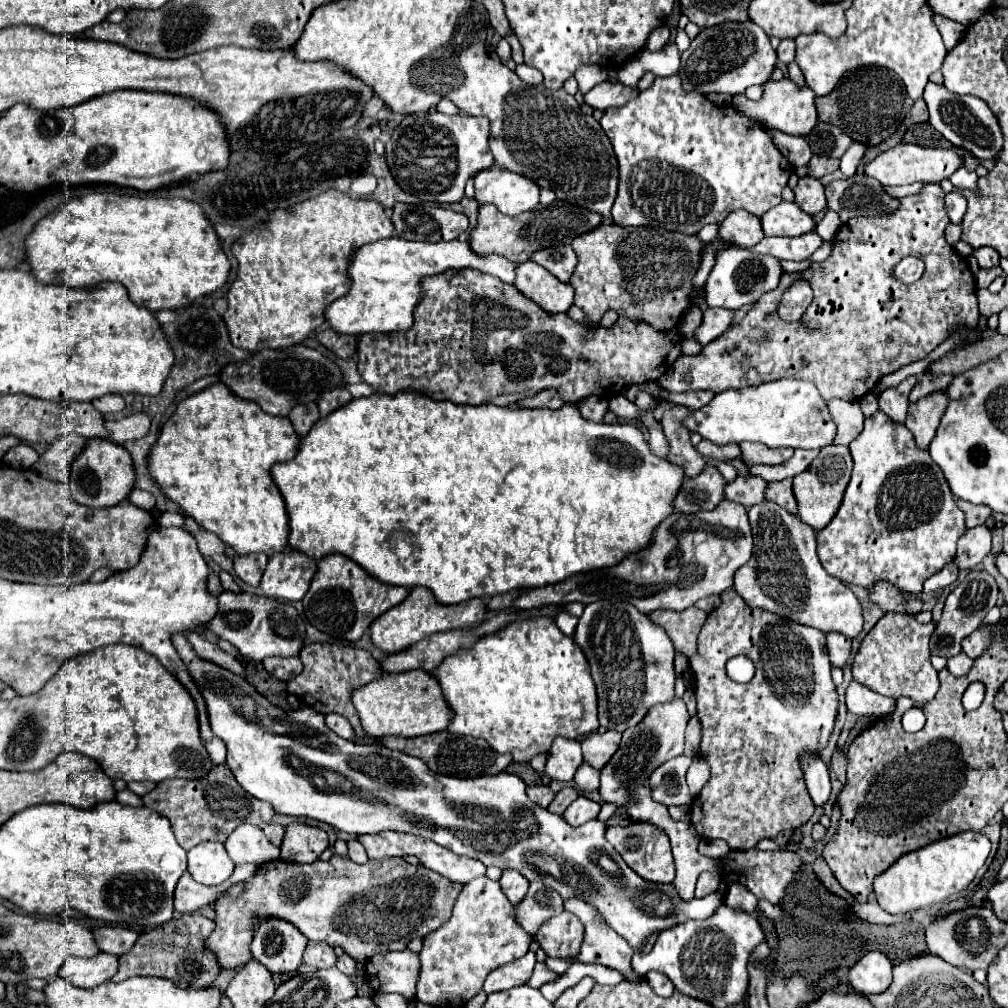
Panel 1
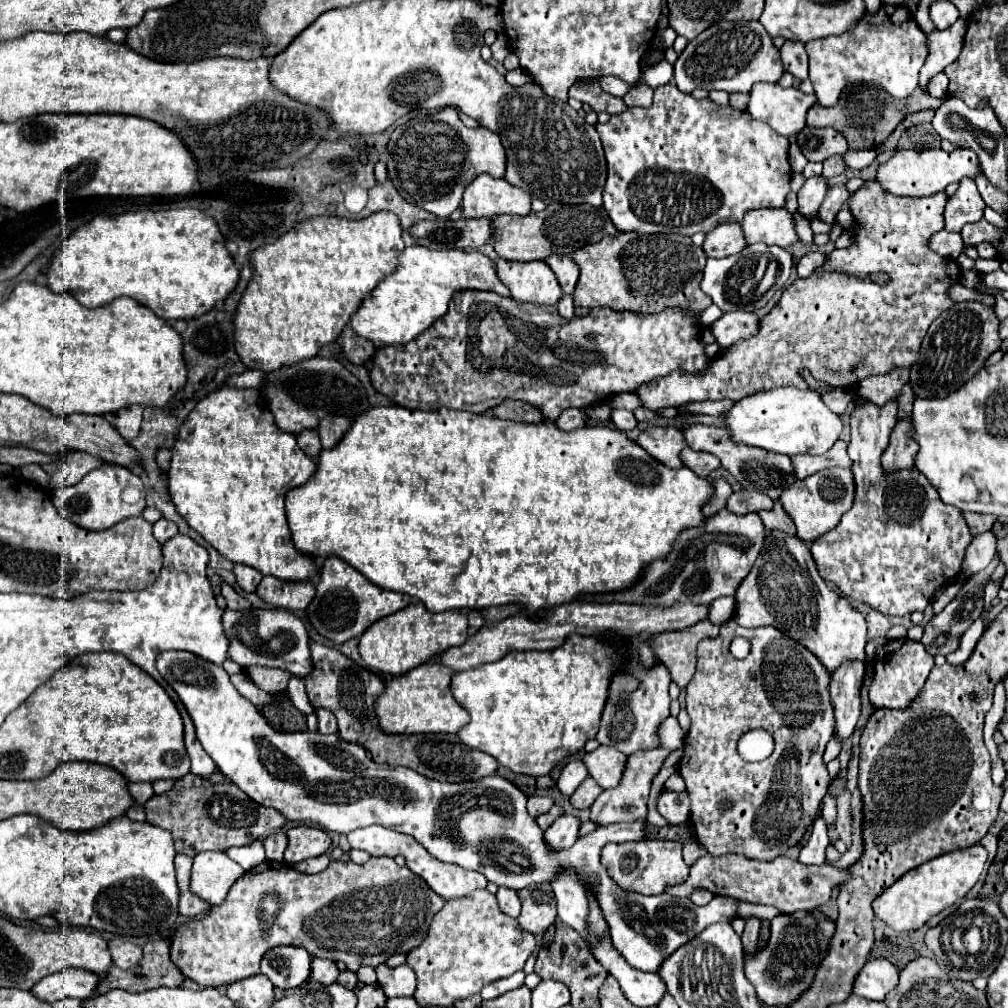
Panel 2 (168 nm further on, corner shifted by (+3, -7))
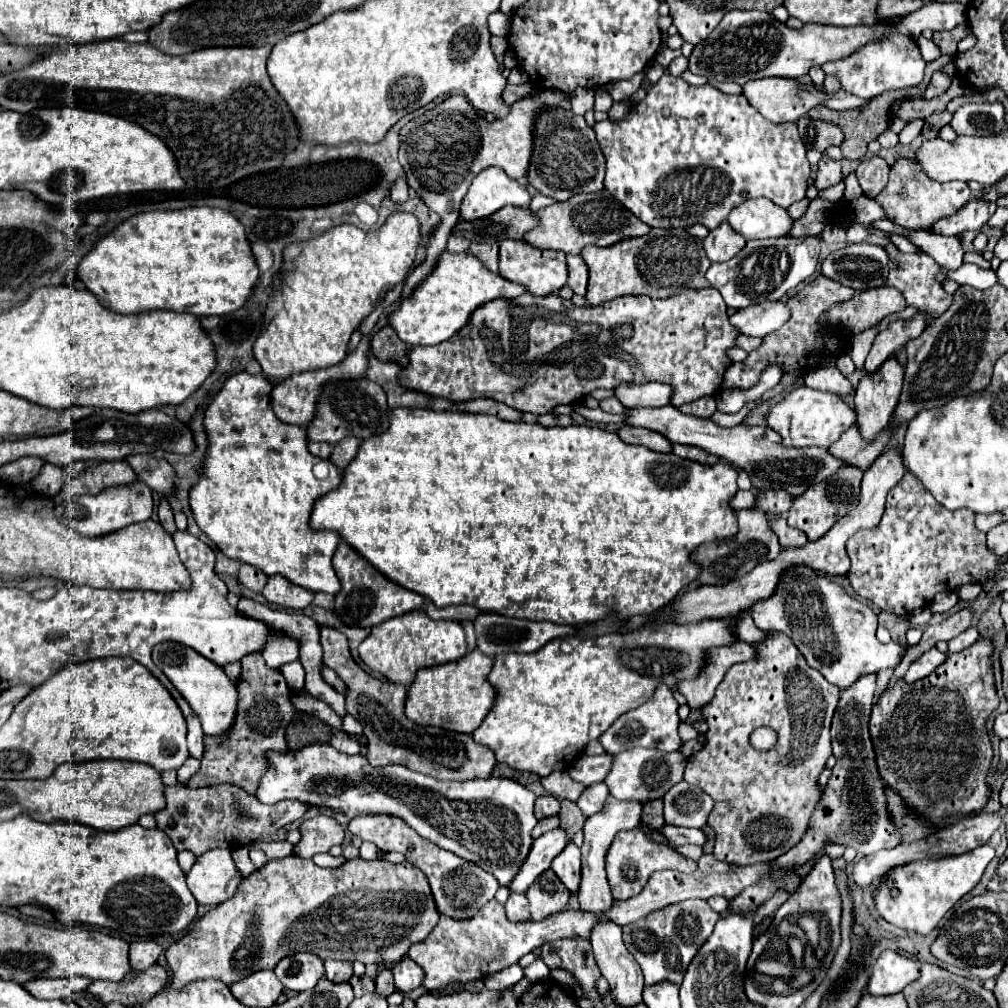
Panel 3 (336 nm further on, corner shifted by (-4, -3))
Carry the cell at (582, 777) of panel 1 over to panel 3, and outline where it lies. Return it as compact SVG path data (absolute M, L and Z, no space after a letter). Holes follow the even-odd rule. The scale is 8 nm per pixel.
M595 783L595 787L589 787L577 801L581 813L585 817L591 817L595 813L599 813L605 805L605 799L607 799L609 791L607 791L607 785L605 783Z

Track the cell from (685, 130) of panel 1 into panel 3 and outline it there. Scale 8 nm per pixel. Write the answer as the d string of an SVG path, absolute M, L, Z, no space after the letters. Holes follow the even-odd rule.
M665 73L647 97L633 105L623 121L601 121L593 127L605 155L605 189L649 227L691 227L695 223L715 229L727 219L727 211L755 197L767 197L787 209L805 197L811 165L795 123L771 123L747 105L743 95L725 95L713 85L693 87Z

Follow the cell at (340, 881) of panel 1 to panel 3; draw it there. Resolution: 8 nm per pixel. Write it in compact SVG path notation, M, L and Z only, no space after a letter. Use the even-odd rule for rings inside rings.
M289 855L283 859L267 861L265 867L253 871L239 883L237 893L225 903L211 909L201 917L187 935L173 943L167 951L167 963L173 971L171 989L181 989L187 983L203 977L223 981L227 987L249 977L261 969L273 969L281 959L307 951L319 959L337 961L361 961L361 963L397 963L417 941L423 941L439 921L435 903L431 899L431 887L423 871L415 865L389 863L383 859L365 861L361 857L347 859L341 867L317 867L311 859Z

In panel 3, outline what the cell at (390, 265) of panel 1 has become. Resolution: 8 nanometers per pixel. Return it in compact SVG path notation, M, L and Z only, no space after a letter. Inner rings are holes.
M445 251L439 257L435 271L415 289L411 299L403 301L399 309L389 315L389 325L409 347L439 345L461 331L477 307L493 299L515 299L525 291L527 289L523 285L491 273L475 255L471 255L471 251Z

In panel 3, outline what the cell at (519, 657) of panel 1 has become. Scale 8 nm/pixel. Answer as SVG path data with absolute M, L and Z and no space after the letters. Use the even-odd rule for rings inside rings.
M667 615L651 627L641 627L633 635L559 637L547 643L543 651L527 655L499 655L489 675L489 681L497 687L497 701L481 727L473 731L473 739L475 743L489 747L499 763L507 763L513 769L531 771L539 777L547 777L553 771L567 771L589 741L599 739L599 735L623 713L629 713L649 701L655 687L665 683L669 689L675 689L677 683L685 679L697 679L705 667L709 649L729 647L735 643L737 635L733 633L733 617L675 623L675 619Z

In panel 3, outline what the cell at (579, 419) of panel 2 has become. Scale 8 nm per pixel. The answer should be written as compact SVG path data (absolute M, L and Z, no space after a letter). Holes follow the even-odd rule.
M545 413L537 417L537 423L541 423L543 427L555 427L555 425L571 425L571 417L569 415L553 415L553 413Z

